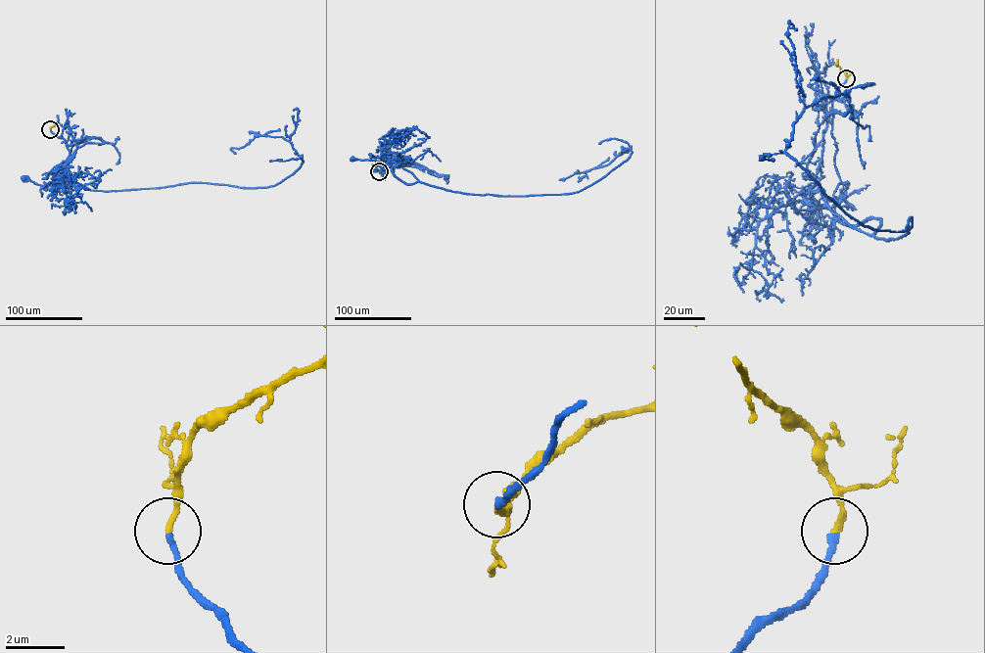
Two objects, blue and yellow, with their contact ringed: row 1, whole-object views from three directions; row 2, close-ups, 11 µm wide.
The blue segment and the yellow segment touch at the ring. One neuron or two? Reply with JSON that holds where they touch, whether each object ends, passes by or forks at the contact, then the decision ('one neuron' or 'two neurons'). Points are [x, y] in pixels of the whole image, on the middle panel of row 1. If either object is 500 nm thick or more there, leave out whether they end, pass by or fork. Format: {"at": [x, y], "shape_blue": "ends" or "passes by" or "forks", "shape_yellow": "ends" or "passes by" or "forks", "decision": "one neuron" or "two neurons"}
{"at": [379, 171], "shape_blue": "ends", "shape_yellow": "ends", "decision": "one neuron"}

